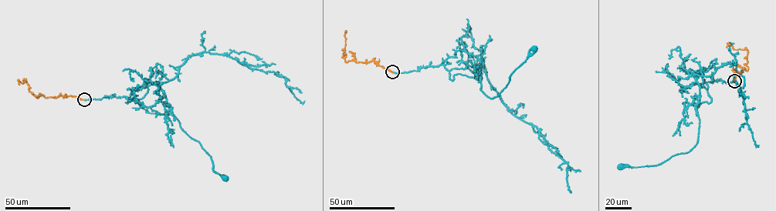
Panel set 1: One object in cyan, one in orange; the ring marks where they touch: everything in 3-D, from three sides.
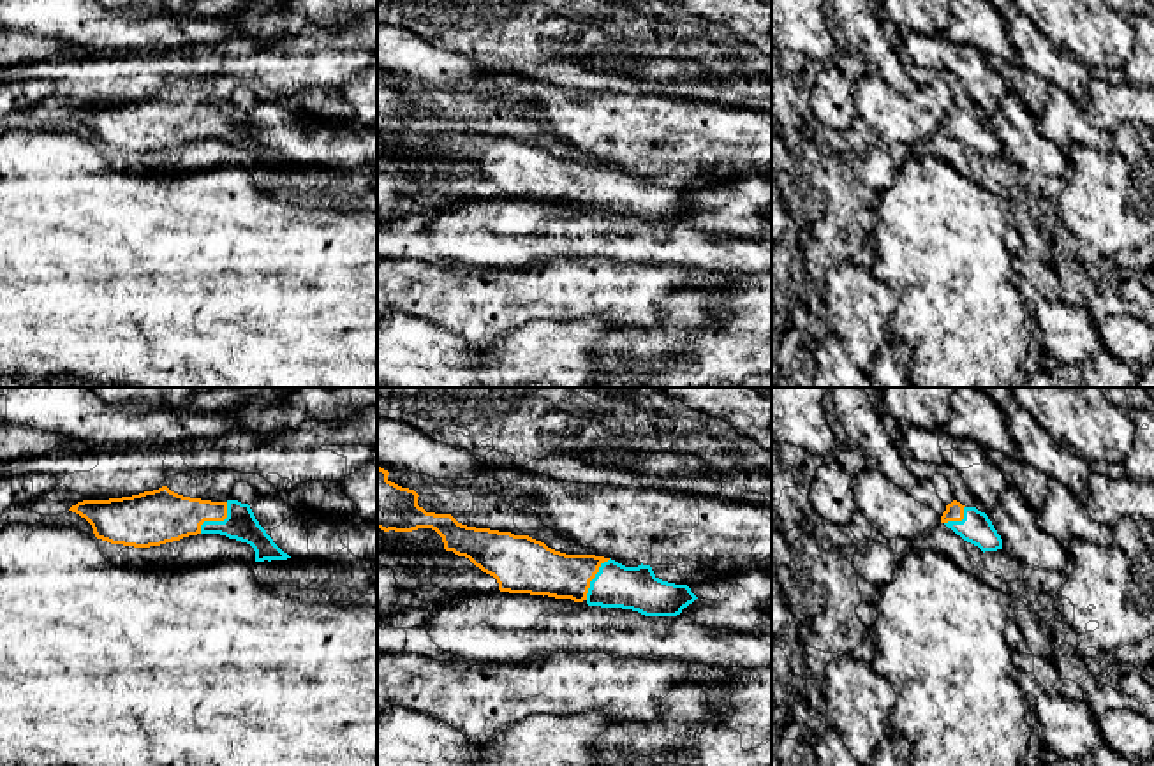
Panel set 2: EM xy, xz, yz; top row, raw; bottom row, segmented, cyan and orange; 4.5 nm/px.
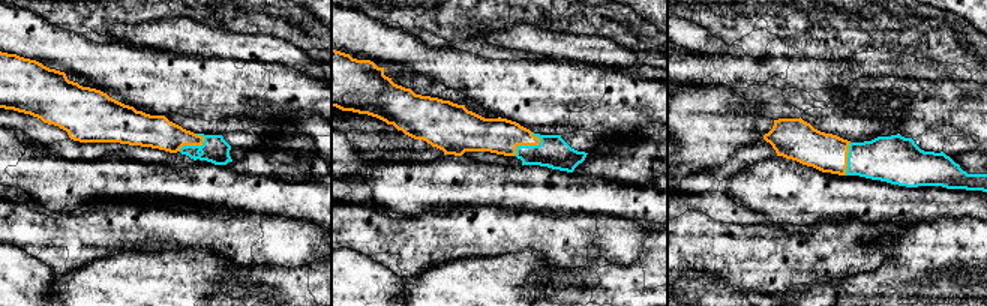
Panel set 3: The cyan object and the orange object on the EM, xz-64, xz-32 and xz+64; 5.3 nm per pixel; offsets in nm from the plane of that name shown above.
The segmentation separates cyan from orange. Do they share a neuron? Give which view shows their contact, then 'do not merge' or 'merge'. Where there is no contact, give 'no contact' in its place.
xy | merge

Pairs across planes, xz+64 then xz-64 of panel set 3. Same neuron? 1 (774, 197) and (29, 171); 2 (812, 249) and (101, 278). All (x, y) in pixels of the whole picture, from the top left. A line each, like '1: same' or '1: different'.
1: same
2: different

